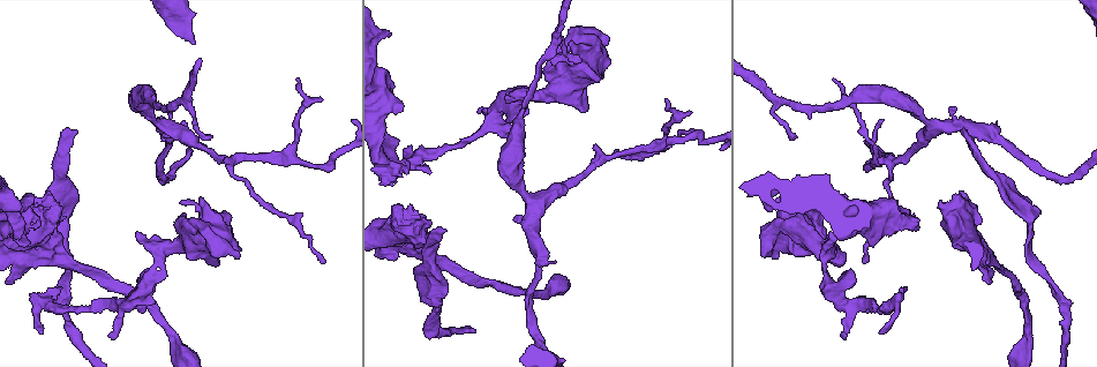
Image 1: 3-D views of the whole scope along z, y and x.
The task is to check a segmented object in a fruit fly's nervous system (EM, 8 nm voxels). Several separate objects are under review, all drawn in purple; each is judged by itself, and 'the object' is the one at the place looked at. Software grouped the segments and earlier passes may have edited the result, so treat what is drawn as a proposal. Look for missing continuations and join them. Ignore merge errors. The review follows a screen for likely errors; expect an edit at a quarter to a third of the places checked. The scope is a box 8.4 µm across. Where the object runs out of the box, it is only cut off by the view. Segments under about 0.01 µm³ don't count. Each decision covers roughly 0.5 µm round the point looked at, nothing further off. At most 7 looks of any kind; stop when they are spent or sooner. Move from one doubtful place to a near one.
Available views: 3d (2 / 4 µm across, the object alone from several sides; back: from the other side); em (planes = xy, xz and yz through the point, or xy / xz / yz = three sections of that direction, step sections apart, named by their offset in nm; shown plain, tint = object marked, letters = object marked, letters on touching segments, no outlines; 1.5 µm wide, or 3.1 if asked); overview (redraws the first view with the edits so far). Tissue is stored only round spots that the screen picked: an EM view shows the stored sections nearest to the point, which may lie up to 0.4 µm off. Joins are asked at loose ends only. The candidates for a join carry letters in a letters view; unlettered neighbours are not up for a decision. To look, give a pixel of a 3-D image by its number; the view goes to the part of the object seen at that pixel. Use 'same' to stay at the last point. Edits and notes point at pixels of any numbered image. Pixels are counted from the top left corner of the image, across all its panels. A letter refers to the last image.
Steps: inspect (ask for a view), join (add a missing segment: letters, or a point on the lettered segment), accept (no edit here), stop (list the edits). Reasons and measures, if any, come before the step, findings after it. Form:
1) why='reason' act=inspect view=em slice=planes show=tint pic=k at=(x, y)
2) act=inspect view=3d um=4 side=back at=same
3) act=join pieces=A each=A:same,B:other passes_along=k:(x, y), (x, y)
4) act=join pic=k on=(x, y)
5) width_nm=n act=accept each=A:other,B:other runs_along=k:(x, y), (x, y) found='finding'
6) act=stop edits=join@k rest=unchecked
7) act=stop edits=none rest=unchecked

why='free end' act=inspect view=em slice=xy step=4 show=letters pic=1 at=(59, 288)

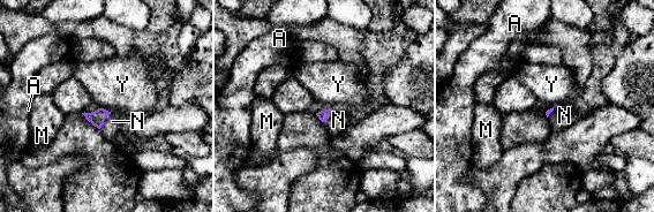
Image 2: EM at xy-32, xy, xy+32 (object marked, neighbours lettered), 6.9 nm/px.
act=inspect view=em slice=xz step=8 show=letters at=same

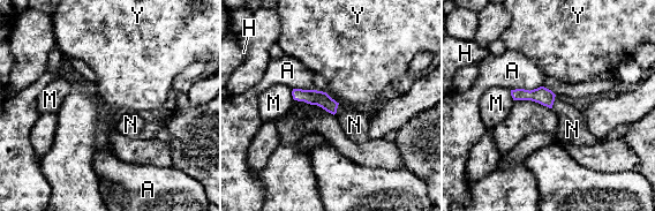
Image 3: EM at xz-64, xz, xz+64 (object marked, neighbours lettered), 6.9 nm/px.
act=join pieces=N each=A:other,H:other,M:other,N:same,Y:other found='it goes on there'

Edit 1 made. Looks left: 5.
act=inspect view=overview

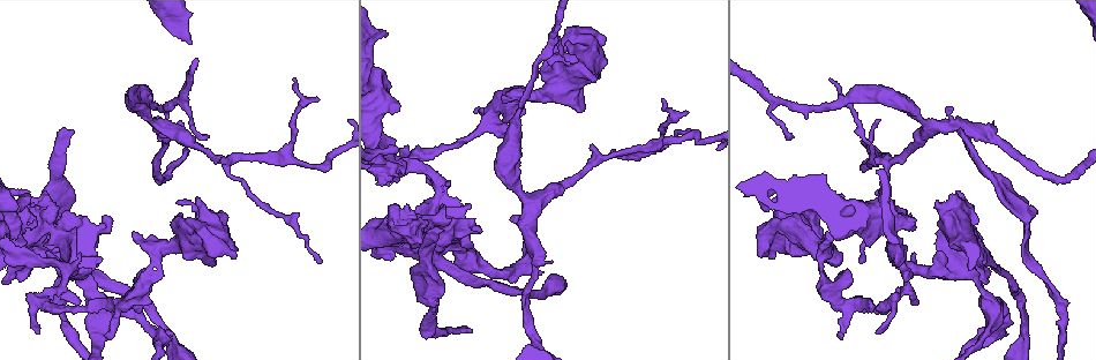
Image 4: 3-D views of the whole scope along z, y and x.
why='an open end' act=inspect view=em slice=planes show=letters pic=4 at=(949, 108)

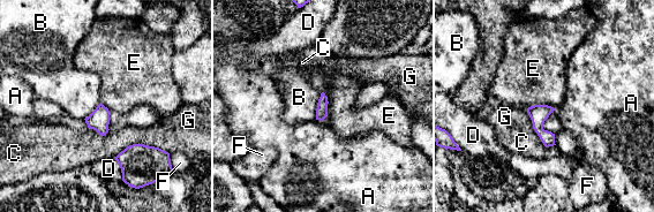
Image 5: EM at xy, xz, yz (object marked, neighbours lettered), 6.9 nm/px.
act=accept each=A:other,B:other,C:other,D:other,E:other,F:other,G:other found='no lettered segment goes on from it'

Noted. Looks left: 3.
why='tapers out' act=inspect view=em slice=xz step=8 show=tint pic=4 at=(960, 130)

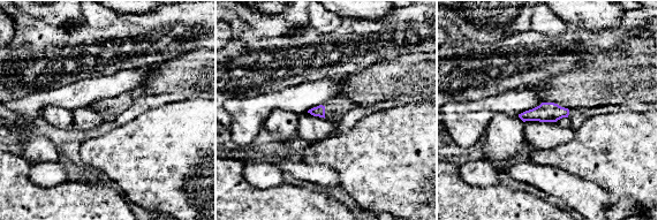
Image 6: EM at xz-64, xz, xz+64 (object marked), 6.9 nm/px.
act=inspect view=em slice=planes show=letters at=same

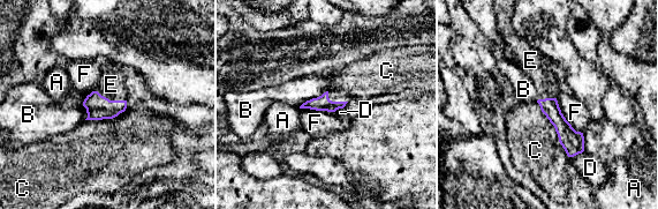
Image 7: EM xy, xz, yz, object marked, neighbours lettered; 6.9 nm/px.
act=join pieces=E each=A:other,B:other,C:other,D:other,E:same,F:other found='it goes on there'

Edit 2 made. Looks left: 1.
act=stop edits=join@3,join@7 rest=unchecked

